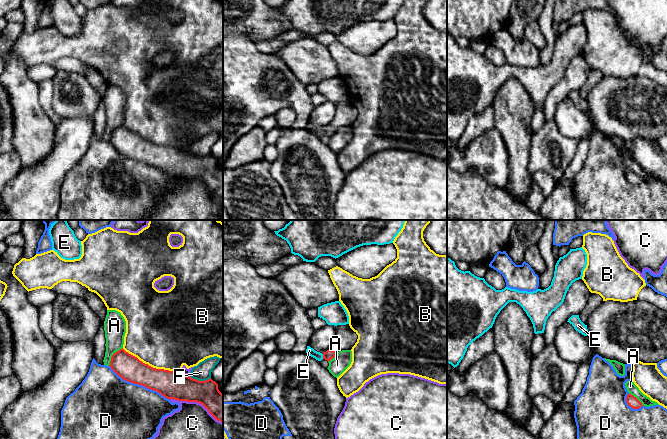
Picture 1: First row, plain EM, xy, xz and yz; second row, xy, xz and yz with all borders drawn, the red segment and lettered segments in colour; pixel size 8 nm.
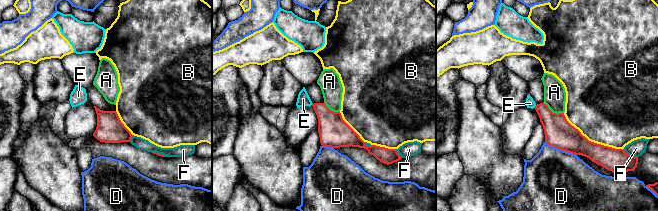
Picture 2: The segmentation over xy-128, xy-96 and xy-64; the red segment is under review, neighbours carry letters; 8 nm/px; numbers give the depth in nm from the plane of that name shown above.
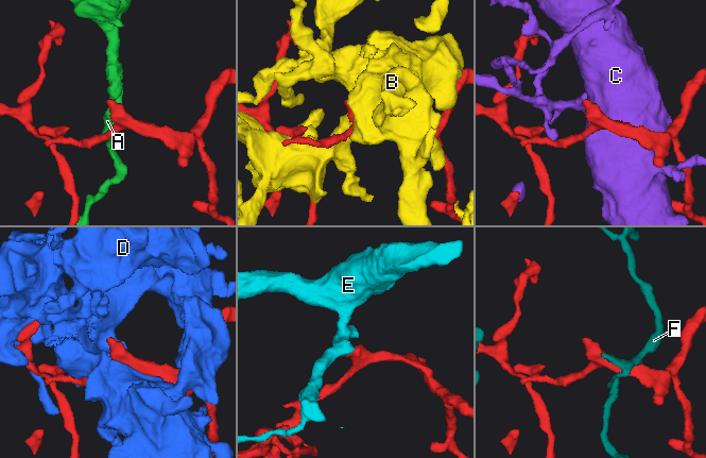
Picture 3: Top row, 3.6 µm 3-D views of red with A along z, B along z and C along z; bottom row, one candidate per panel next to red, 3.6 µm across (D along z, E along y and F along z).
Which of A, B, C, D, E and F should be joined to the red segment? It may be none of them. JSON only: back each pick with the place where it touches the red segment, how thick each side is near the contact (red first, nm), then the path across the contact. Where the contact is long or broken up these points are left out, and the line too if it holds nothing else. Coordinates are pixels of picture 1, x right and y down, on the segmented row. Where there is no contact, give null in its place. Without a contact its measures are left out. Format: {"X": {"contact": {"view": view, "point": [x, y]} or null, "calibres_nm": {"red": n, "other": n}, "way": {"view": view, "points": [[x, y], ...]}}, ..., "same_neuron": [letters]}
{"E": {"contact": {"view": "xz", "point": [323, 356]}, "calibres_nm": {"red": 80, "other": 70}, "way": {"view": "xz", "points": [[329, 354], [323, 356], [318, 356]]}}, "same_neuron": ["E"]}

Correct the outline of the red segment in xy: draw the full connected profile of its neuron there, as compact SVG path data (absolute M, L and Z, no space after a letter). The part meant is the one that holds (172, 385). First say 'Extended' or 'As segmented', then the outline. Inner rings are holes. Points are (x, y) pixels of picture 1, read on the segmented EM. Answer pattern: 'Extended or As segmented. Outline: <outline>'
As segmented. Outline: M123 348L112 355L109 366L123 380L157 391L167 399L200 403L223 423L223 394L211 378L199 381L174 371L153 368Z

